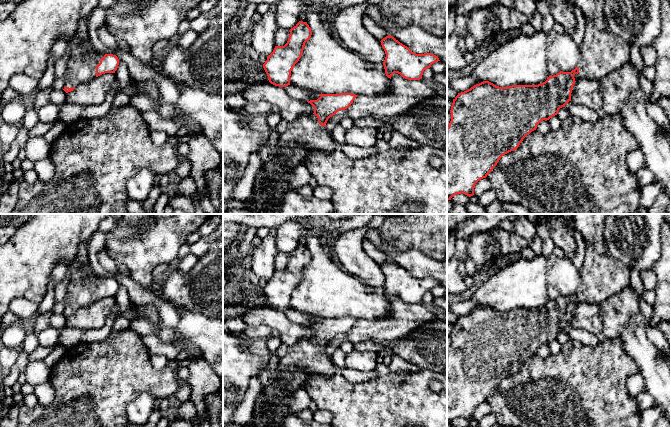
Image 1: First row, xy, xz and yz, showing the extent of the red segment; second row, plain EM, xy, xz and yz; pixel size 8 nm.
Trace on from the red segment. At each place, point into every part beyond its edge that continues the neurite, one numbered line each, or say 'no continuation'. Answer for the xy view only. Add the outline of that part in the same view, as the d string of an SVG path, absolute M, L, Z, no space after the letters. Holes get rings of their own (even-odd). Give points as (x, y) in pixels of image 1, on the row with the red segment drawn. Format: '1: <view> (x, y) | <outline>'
1: xy (78, 71) | M89 38L79 46L73 48L64 74L65 87L77 87L96 78L96 66L104 55L104 53L98 52L93 47ZM87 52L95 52L97 58L90 62L86 61L82 55Z

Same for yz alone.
1: yz (602, 52) | M586 21L580 52L575 81L583 78L600 81L630 60L631 44L609 29L599 30L591 21Z

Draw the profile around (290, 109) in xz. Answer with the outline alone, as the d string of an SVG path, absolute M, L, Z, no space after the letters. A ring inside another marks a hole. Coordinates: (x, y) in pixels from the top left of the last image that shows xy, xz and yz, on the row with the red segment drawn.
M271 83L254 84L242 93L248 102L266 102L280 108L280 115L288 123L303 114L313 114L314 107L307 101L291 98L284 87Z

